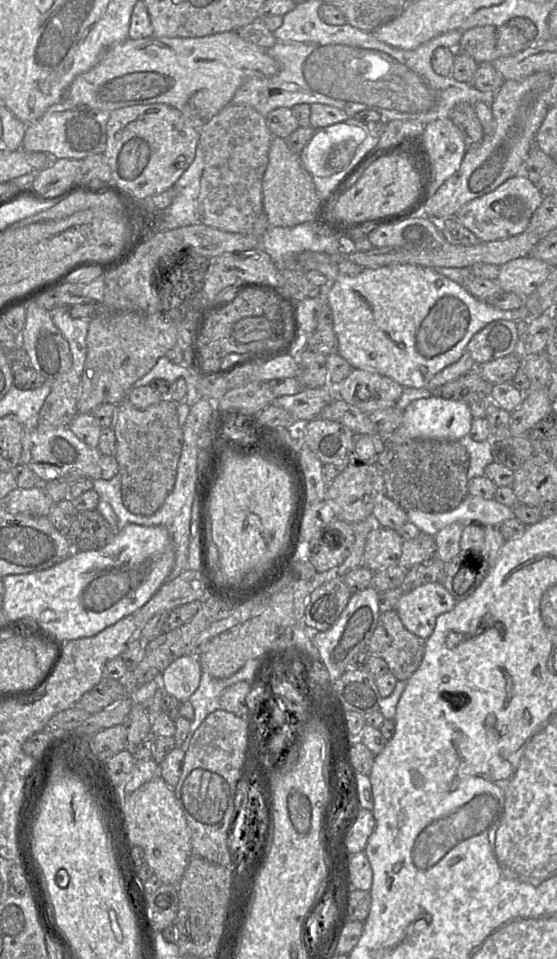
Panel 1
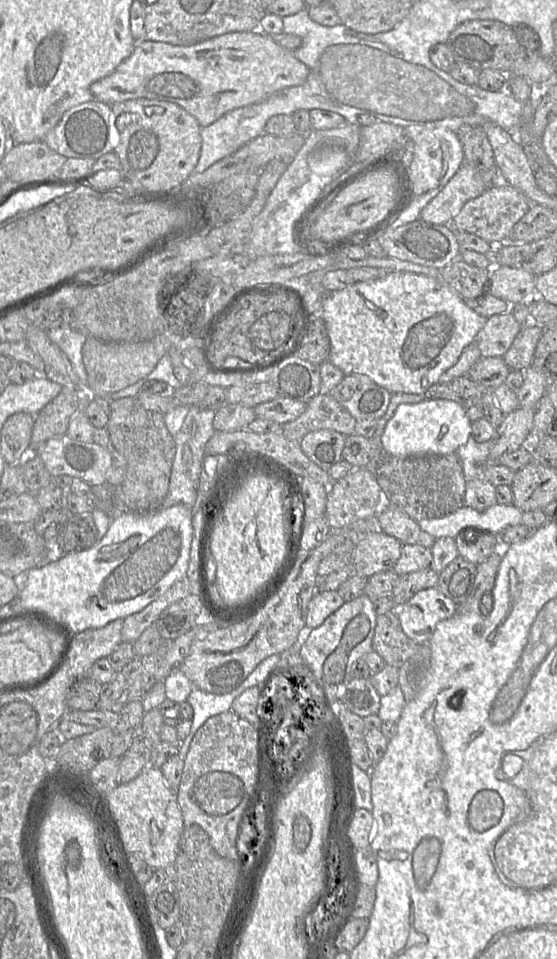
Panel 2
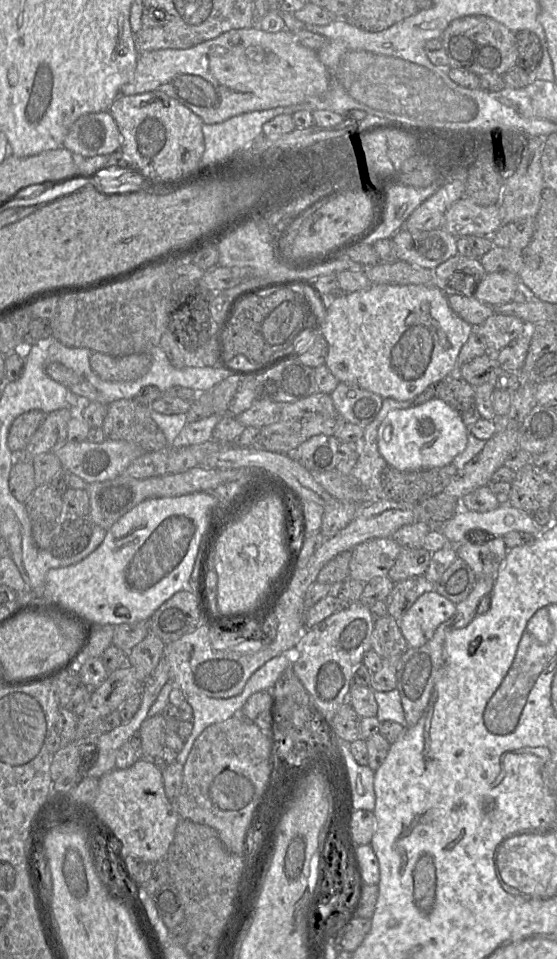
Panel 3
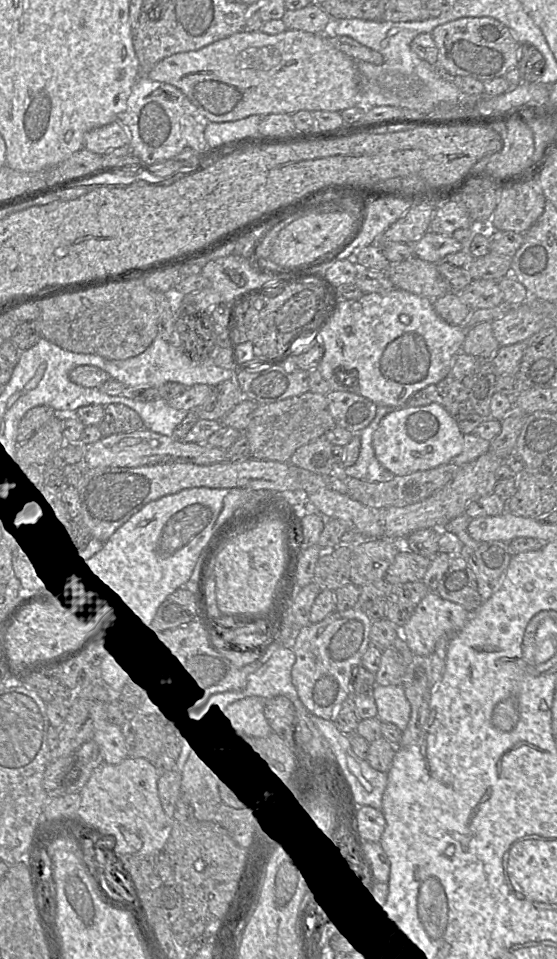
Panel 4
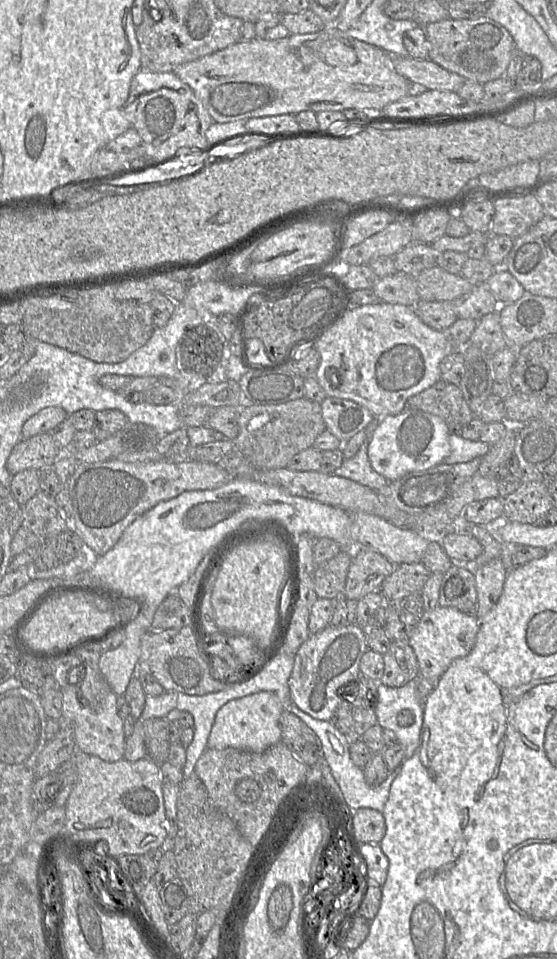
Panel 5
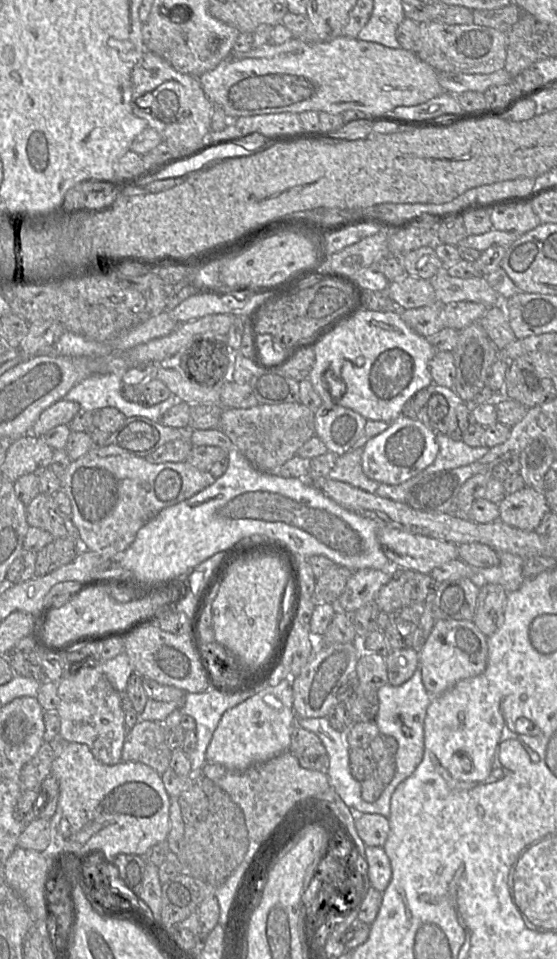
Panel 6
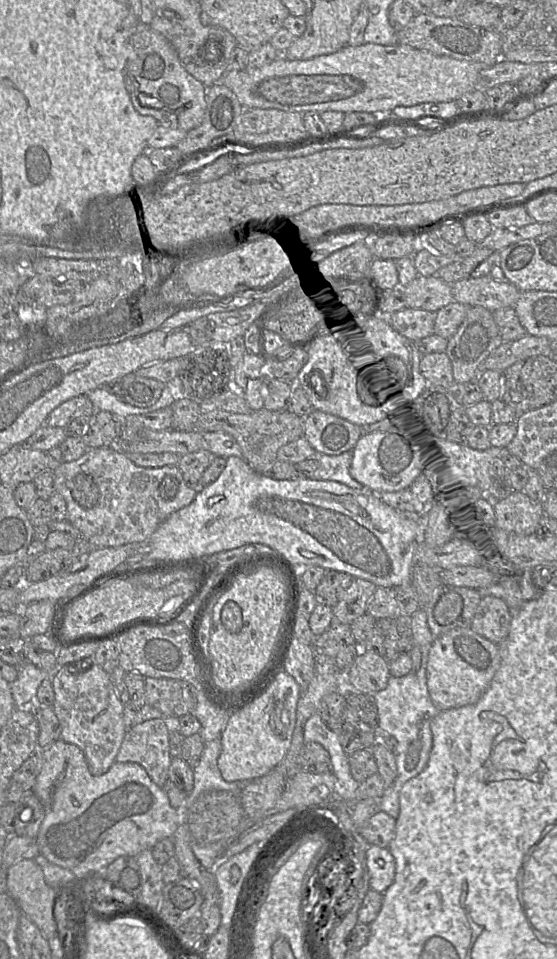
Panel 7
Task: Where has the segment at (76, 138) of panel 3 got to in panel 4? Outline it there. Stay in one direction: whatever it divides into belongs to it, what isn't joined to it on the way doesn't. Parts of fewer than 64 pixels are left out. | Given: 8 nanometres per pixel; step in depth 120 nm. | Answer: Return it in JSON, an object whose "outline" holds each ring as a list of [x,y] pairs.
{"outline":[[[114,121],[85,134],[84,148],[104,155],[115,148],[129,145],[131,134],[121,122]]]}

